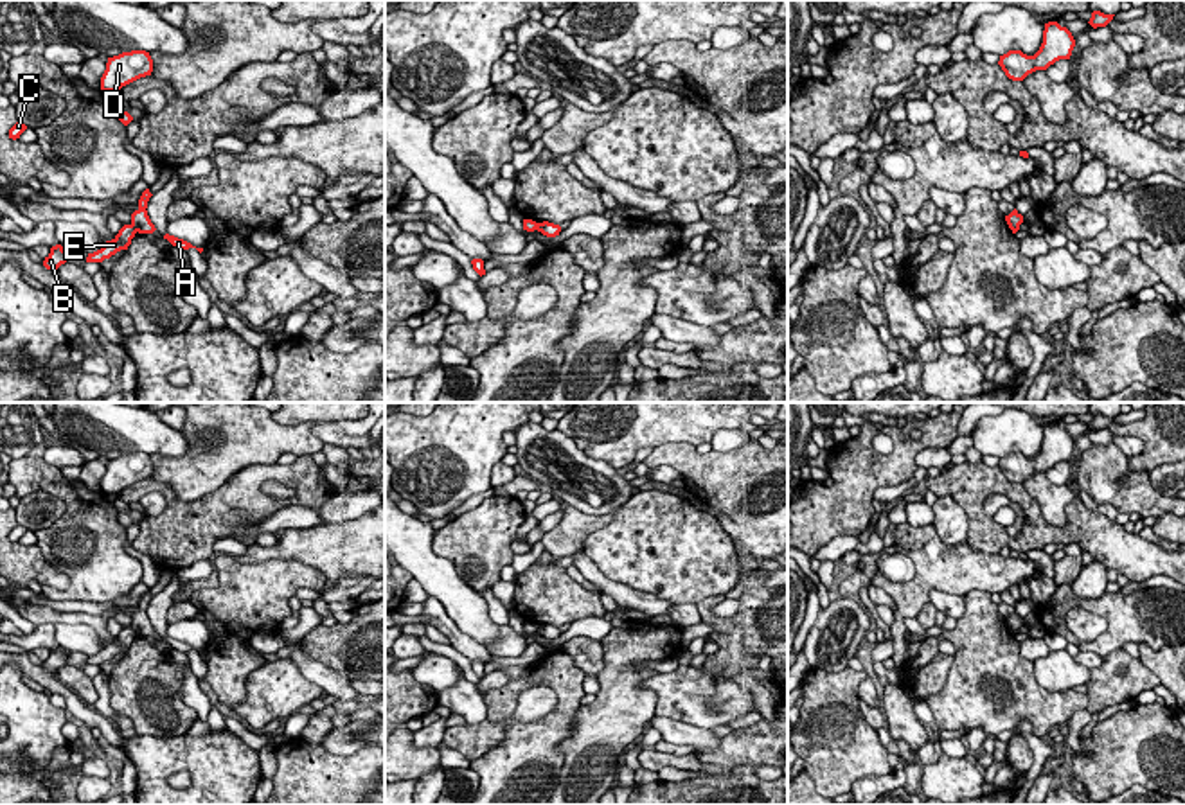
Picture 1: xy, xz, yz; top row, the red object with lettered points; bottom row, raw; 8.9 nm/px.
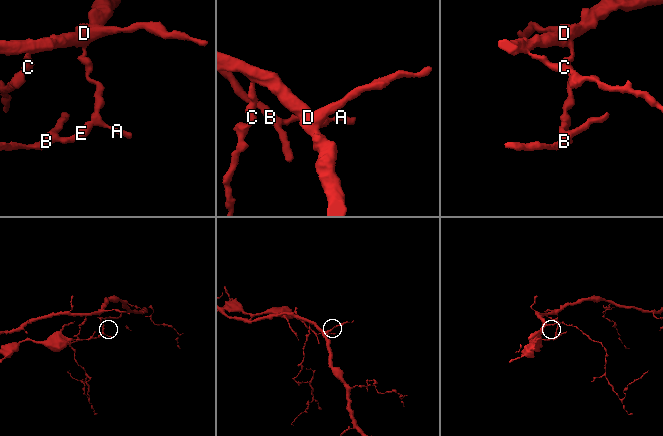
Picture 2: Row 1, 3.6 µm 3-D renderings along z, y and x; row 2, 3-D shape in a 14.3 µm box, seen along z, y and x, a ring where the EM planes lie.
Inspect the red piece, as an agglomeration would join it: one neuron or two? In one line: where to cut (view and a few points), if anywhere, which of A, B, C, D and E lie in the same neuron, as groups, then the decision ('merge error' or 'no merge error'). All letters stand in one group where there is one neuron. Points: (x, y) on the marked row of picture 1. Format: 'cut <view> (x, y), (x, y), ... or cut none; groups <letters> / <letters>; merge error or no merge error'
cut xy (132, 223), (137, 230); groups A C D / B E; merge error

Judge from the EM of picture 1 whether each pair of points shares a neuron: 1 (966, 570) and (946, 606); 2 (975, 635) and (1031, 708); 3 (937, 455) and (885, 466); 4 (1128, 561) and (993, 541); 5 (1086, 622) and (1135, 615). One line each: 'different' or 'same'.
1: different
2: same
3: different
4: same
5: different

